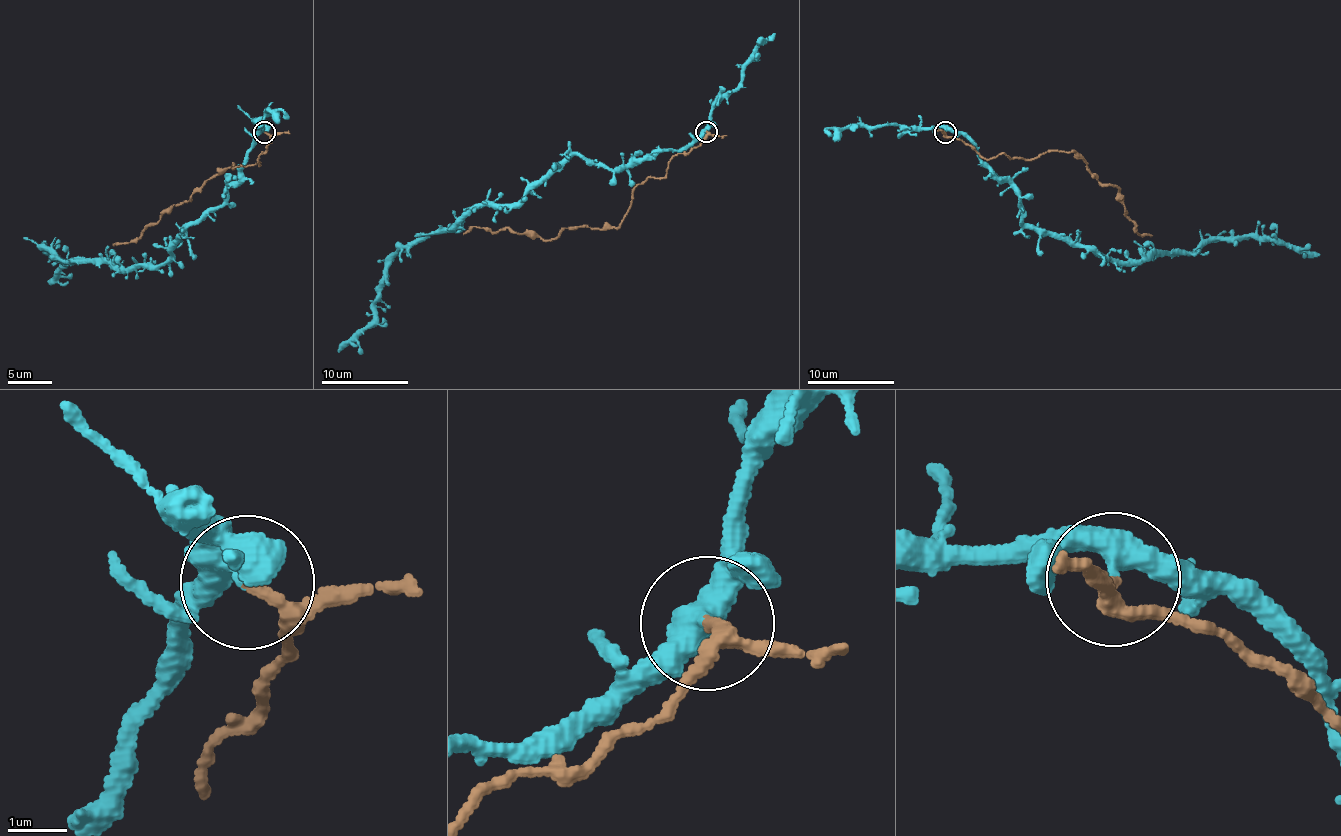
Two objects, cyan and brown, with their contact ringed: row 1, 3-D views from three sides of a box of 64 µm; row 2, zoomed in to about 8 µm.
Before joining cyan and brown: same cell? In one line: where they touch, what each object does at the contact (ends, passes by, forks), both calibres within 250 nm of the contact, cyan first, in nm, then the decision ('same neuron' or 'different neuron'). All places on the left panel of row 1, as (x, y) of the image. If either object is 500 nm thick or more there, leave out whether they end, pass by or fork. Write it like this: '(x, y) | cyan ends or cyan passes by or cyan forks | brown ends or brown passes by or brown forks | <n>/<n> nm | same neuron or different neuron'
(264, 132) | cyan passes by | brown passes by | 240/140 nm | different neuron

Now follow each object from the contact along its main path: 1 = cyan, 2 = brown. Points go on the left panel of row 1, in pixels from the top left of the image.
1: (264, 131), (223, 202), (181, 227), (169, 260), (117, 270), (54, 260), (46, 248), (61, 261), (50, 284)
2: (264, 131), (271, 139), (259, 154), (260, 165), (234, 168), (234, 163), (219, 170), (128, 243), (113, 243)

